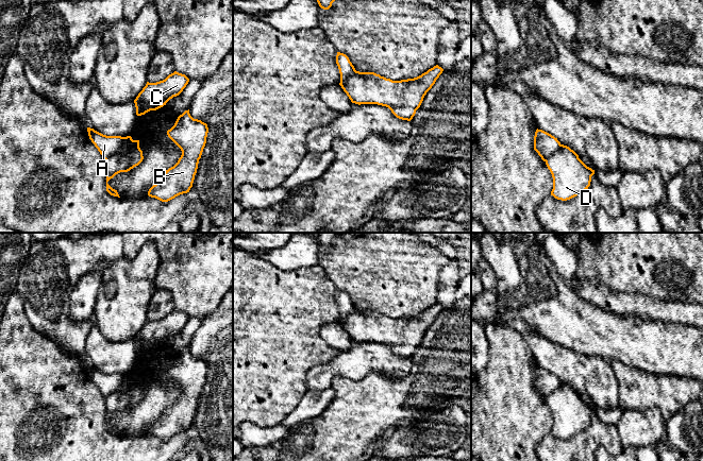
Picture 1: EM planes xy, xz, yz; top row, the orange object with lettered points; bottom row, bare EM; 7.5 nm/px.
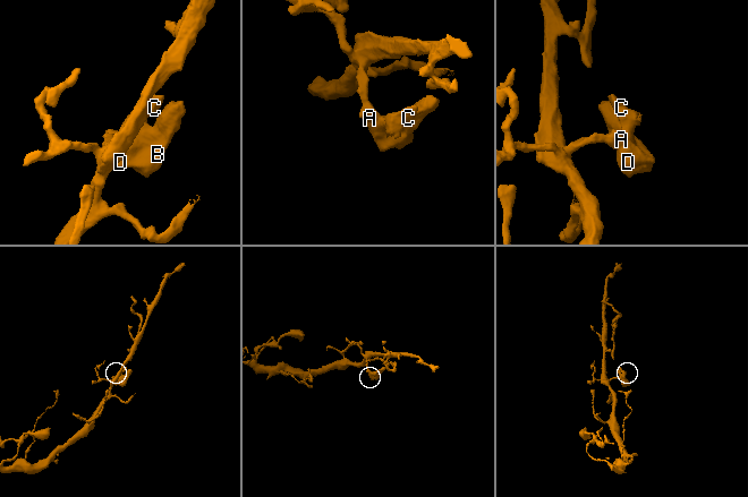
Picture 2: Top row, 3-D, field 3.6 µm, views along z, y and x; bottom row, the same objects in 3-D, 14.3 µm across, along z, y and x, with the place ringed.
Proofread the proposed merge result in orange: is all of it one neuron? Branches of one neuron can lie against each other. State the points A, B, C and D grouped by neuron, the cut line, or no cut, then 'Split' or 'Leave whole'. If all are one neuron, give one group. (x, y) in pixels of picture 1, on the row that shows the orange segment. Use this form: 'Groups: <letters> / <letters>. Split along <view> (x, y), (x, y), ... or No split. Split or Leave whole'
Groups: A / B C D. Split along xy (124, 137), (121, 147), (105, 159). Split

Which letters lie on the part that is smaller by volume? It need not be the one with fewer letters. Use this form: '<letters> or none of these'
B, C, D

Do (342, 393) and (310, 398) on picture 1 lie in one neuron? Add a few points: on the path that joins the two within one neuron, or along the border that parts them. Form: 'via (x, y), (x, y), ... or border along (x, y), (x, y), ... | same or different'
border along (331, 387), (334, 392), (334, 399), (320, 415) | different

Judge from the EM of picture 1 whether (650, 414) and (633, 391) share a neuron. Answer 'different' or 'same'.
different

